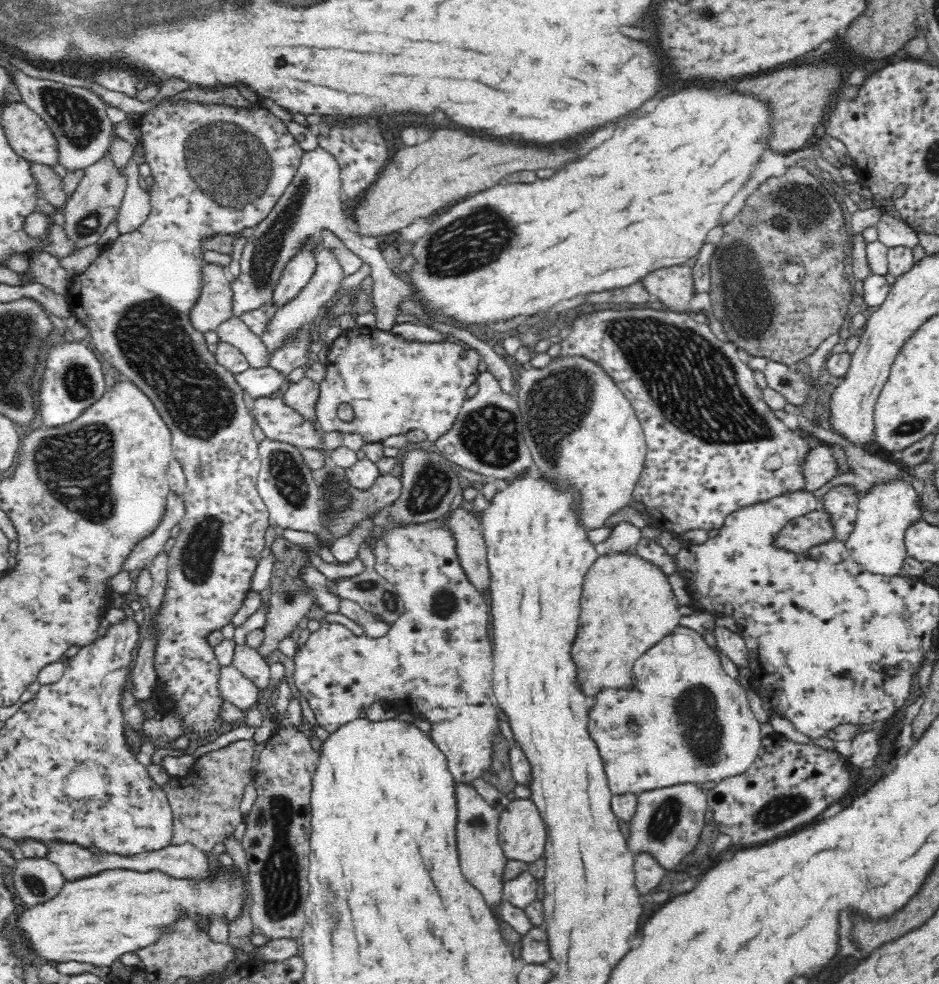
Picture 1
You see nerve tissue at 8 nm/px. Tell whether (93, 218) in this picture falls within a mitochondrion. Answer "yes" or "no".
yes

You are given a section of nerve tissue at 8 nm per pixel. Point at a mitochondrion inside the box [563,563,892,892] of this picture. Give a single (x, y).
(702, 730)

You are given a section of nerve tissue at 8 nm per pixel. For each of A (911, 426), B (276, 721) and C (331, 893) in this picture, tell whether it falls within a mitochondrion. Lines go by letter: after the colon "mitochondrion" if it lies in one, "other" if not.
A: mitochondrion
B: other
C: mitochondrion

